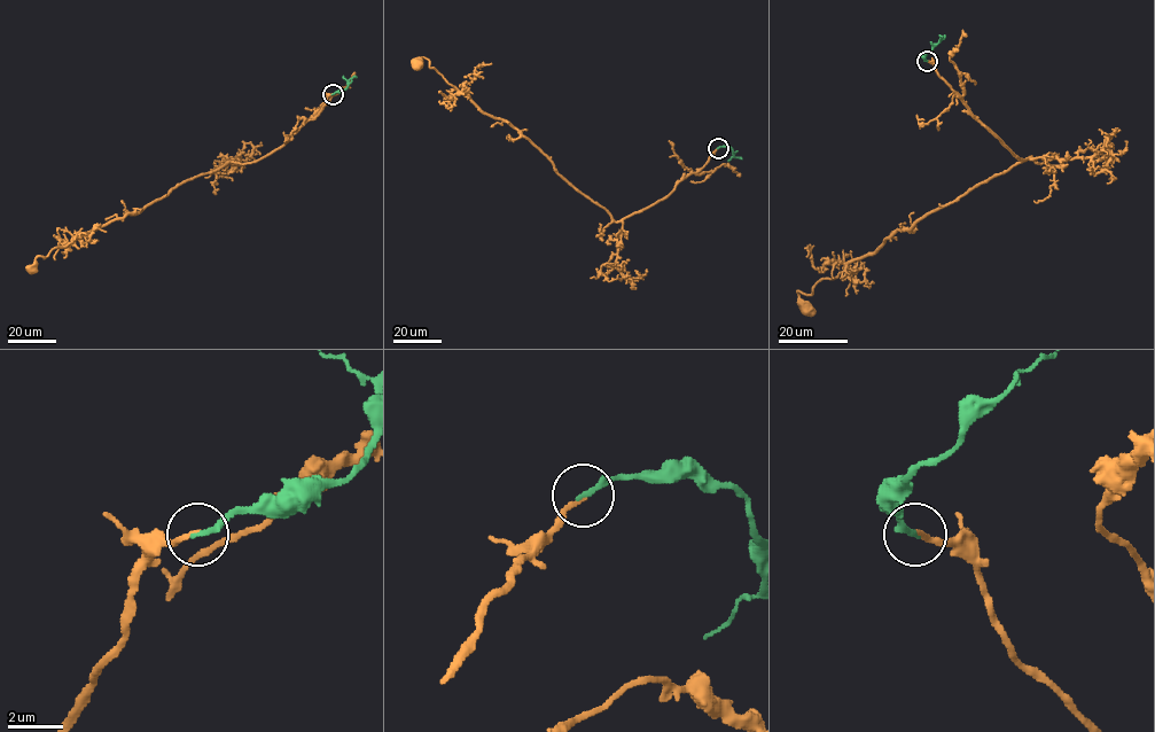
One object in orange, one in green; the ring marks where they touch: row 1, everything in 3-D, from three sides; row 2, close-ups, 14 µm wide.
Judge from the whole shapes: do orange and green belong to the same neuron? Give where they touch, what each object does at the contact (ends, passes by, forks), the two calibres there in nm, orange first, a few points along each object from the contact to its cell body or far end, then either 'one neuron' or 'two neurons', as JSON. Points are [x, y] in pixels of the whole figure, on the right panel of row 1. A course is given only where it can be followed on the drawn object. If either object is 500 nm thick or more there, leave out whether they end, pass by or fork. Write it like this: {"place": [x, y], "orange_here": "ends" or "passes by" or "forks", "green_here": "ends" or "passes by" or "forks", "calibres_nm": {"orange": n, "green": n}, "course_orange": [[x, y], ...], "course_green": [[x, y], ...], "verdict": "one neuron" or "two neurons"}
{"place": [927, 61], "orange_here": "ends", "green_here": "ends", "calibres_nm": {"orange": 150, "green": 200}, "course_orange": [[927, 61], [1017, 158], [1031, 157], [897, 230], [810, 294], [798, 290], [810, 311]], "course_green": [[927, 61], [925, 54], [942, 37]], "verdict": "one neuron"}

